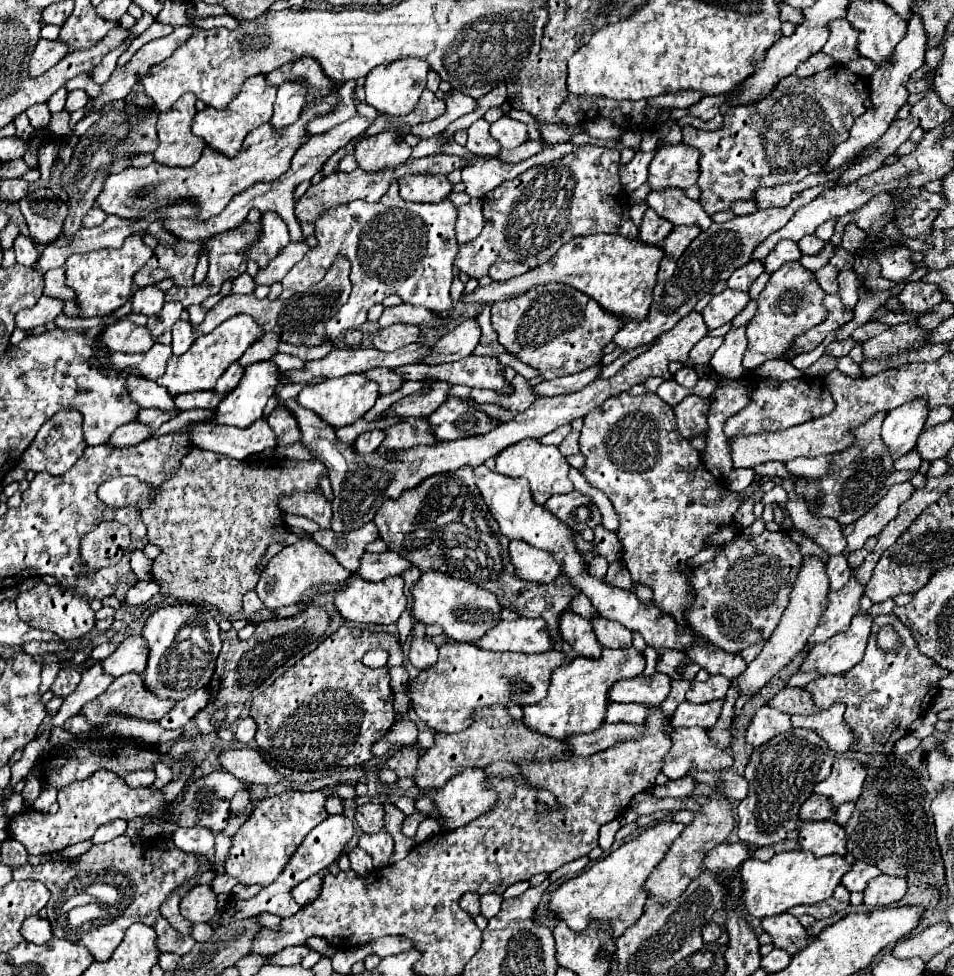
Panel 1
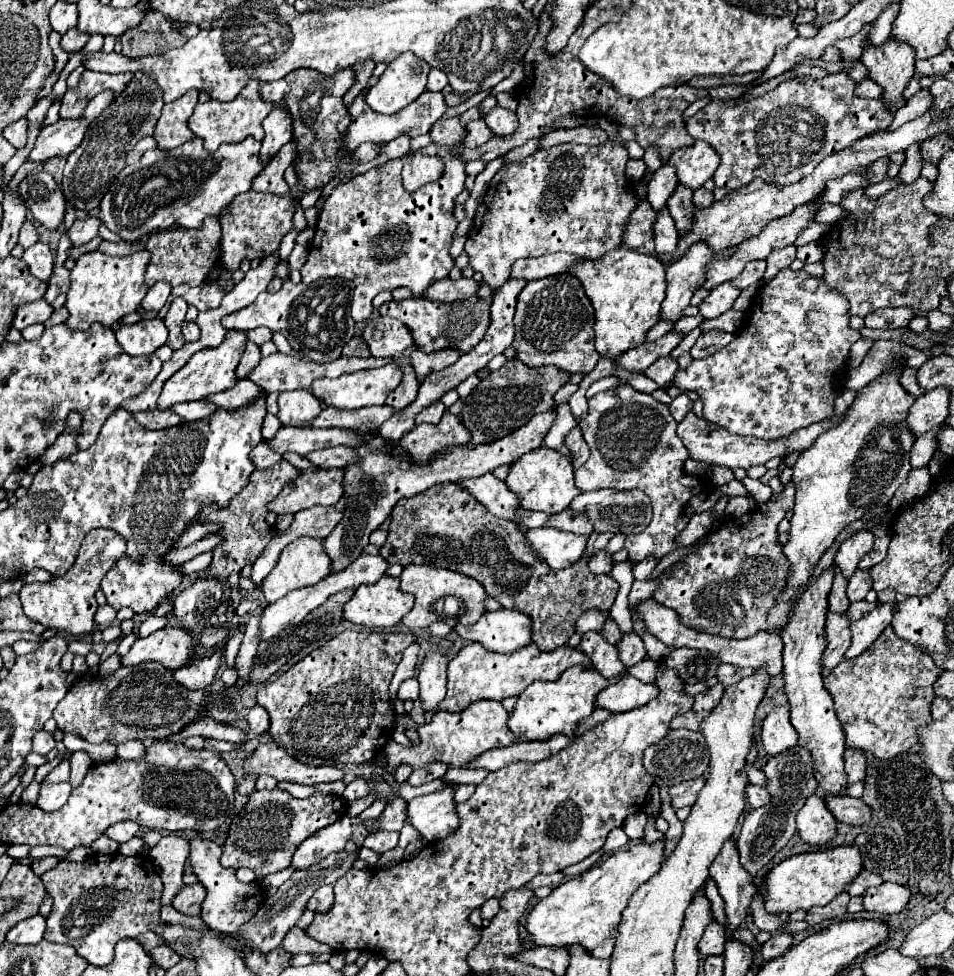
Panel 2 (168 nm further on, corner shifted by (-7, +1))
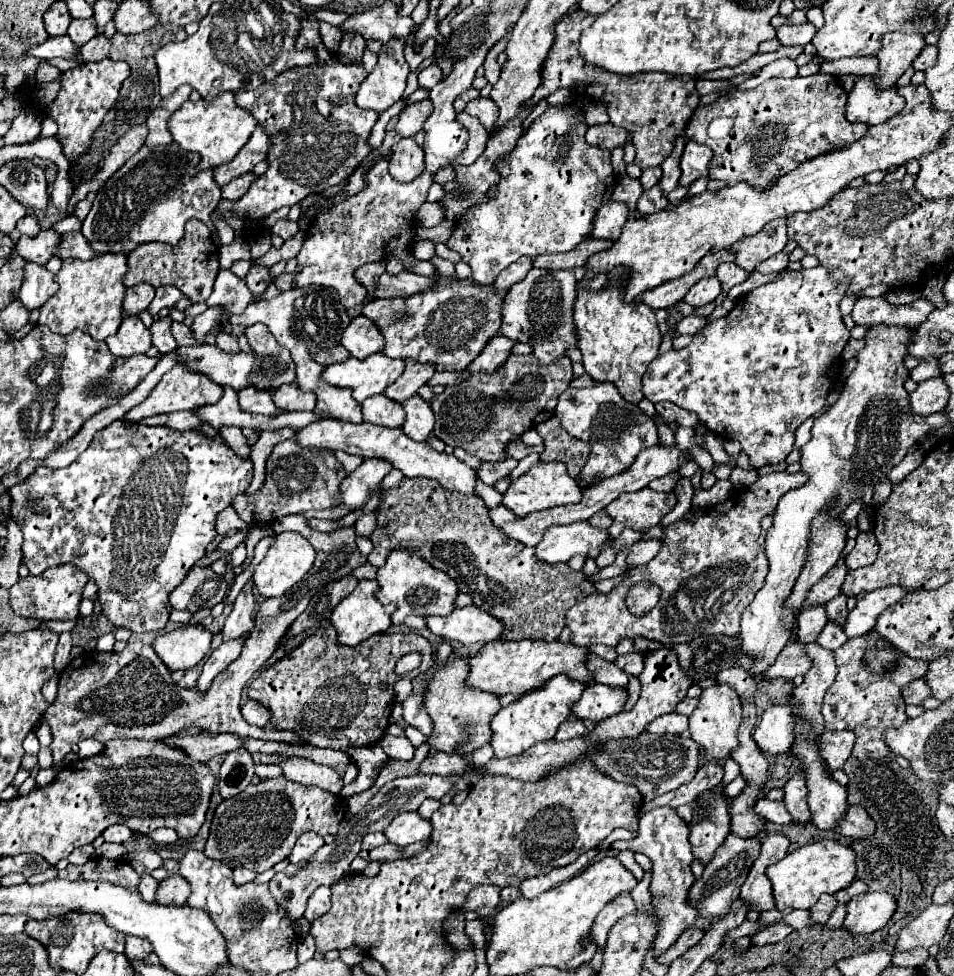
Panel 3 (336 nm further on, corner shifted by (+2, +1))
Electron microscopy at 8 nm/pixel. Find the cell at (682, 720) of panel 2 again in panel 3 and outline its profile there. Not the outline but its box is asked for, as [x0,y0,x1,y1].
[645,713,687,733]

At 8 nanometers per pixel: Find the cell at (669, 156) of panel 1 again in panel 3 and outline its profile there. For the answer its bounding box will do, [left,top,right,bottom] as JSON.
[679,141,713,187]

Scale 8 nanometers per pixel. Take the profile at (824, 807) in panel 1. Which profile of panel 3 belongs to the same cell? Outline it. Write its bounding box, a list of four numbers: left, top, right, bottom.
[837,805,875,839]

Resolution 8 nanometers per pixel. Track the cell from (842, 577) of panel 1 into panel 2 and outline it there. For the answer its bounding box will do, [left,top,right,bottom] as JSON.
[828,565,850,611]

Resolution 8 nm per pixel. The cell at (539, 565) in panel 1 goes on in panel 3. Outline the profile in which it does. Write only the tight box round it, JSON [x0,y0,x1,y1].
[535,521,611,563]

